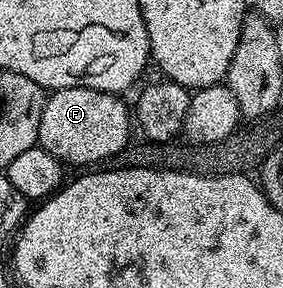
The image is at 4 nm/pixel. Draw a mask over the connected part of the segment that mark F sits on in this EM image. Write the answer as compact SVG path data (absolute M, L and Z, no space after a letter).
M60 88L46 97L39 123L38 147L53 154L64 165L90 166L117 154L132 139L133 116L113 92L92 88Z

